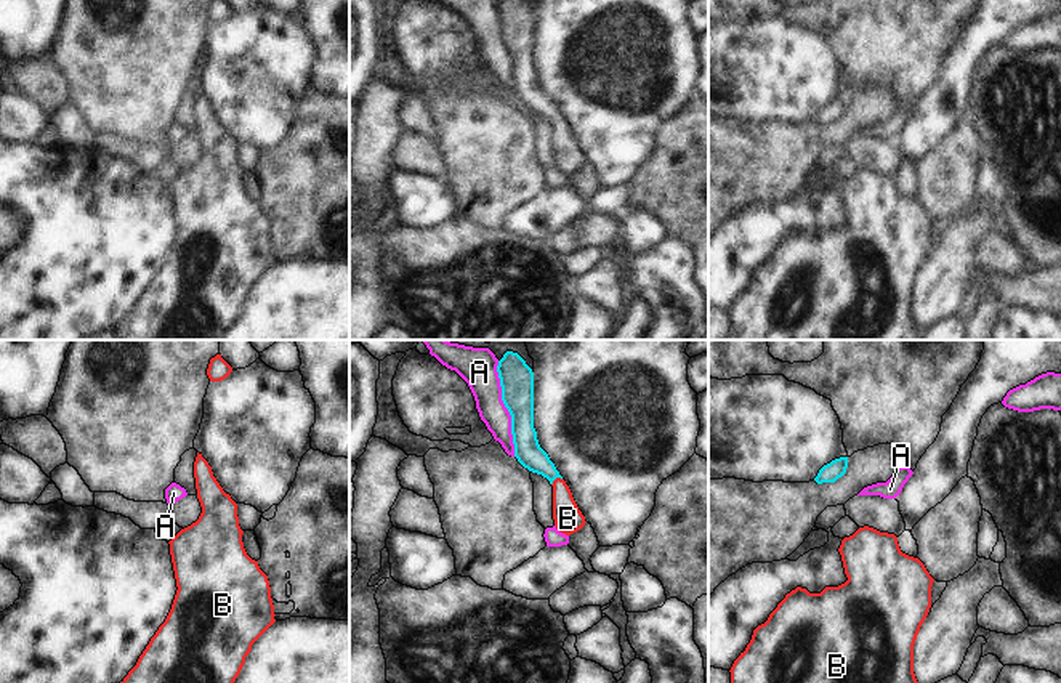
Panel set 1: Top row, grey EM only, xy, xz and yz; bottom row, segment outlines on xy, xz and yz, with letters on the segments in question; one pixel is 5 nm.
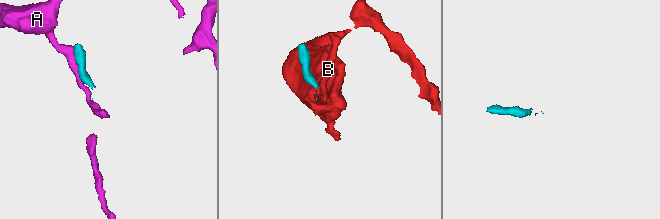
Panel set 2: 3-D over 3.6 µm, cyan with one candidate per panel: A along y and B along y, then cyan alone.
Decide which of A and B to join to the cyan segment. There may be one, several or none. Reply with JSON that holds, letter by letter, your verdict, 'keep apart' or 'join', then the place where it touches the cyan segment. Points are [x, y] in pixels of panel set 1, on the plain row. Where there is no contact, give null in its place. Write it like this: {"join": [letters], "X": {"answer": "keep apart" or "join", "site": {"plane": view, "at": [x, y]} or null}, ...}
{"join": ["B"], "A": {"answer": "keep apart", "site": {"plane": "xz", "at": [507, 48]}}, "B": {"answer": "join", "site": {"plane": "xz", "at": [555, 119]}}}

